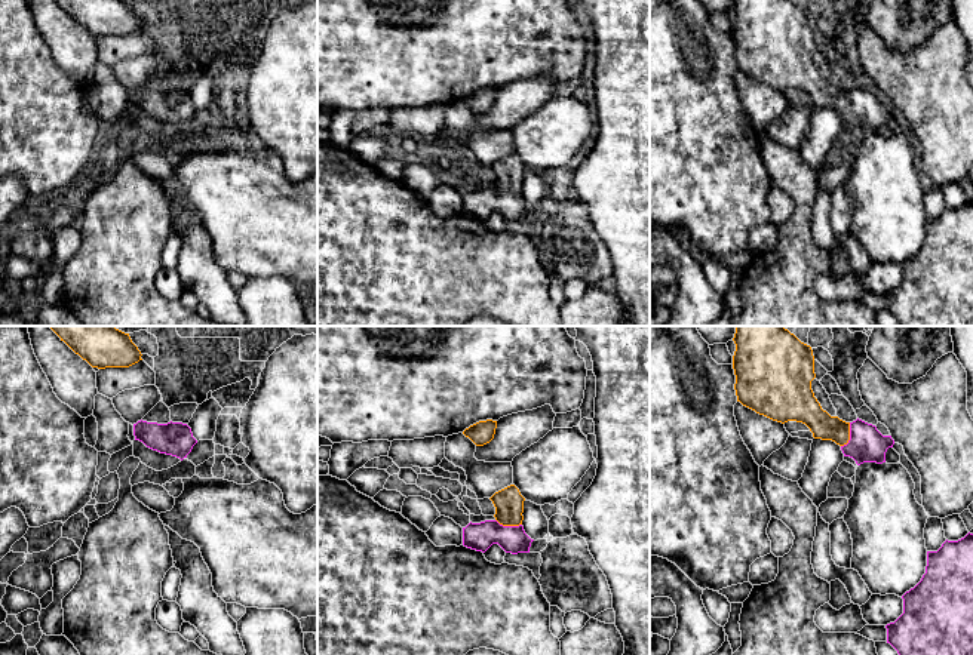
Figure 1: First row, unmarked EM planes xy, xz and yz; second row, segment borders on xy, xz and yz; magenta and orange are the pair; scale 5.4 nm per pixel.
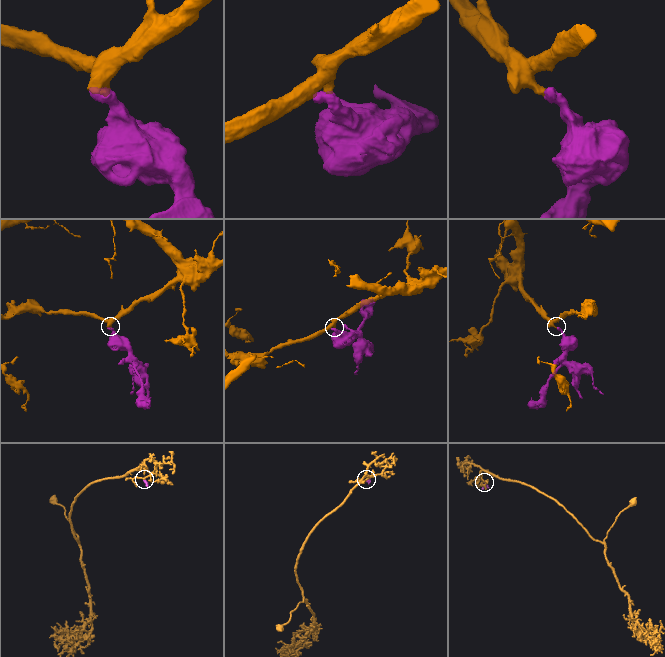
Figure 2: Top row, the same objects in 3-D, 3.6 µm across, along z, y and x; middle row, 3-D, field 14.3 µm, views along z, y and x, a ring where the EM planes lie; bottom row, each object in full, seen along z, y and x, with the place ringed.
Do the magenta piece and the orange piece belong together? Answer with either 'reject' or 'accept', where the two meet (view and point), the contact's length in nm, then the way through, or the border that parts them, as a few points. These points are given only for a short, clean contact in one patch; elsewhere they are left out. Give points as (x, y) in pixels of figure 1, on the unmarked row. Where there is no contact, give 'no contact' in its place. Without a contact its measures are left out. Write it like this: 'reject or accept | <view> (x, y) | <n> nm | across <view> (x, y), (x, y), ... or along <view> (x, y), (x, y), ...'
accept | yz (850, 104) | 140 nm | across yz (866, 111), (850, 104), (822, 94)

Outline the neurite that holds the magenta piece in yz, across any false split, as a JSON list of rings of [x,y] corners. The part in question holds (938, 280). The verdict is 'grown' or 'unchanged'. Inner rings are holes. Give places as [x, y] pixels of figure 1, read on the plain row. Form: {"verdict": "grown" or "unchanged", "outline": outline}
{"verdict": "unchanged", "outline": [[[967,202],[958,209],[945,209],[937,219],[927,219],[926,242],[921,249],[903,264],[903,282],[885,293],[887,311],[890,311],[900,326],[973,326],[973,202]]]}

